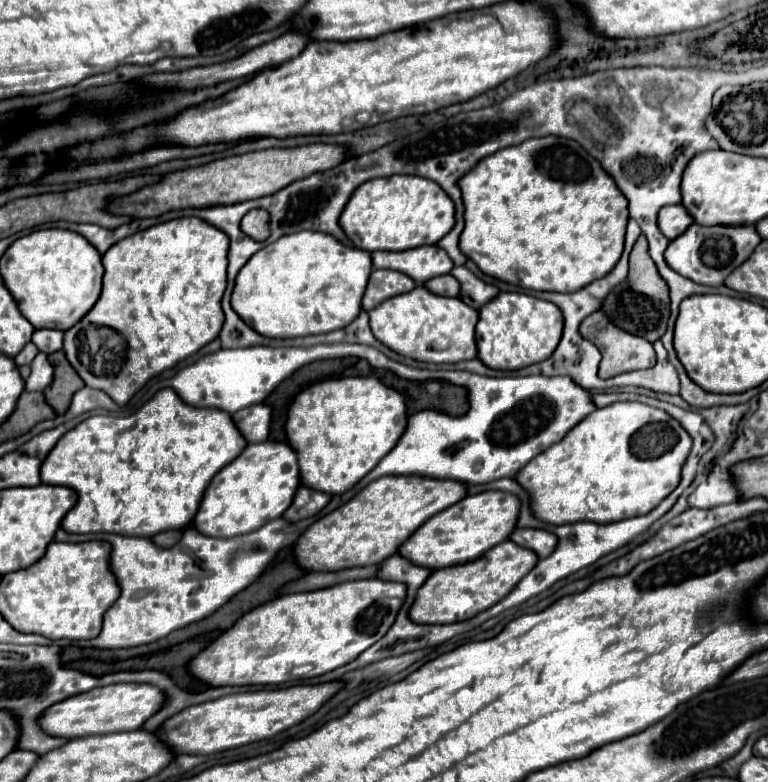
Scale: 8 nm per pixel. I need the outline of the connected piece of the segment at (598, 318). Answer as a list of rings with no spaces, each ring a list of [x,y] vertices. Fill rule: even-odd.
[[[598,310],[582,320],[580,334],[582,334],[582,338],[594,342],[602,354],[600,372],[598,372],[600,378],[612,378],[612,376],[618,376],[622,372],[644,370],[644,368],[652,368],[656,364],[656,352],[654,352],[650,342],[646,342],[644,338],[638,338],[638,336],[626,334],[624,330],[612,326],[612,322],[608,322],[608,318],[602,316],[602,312],[598,312]]]

